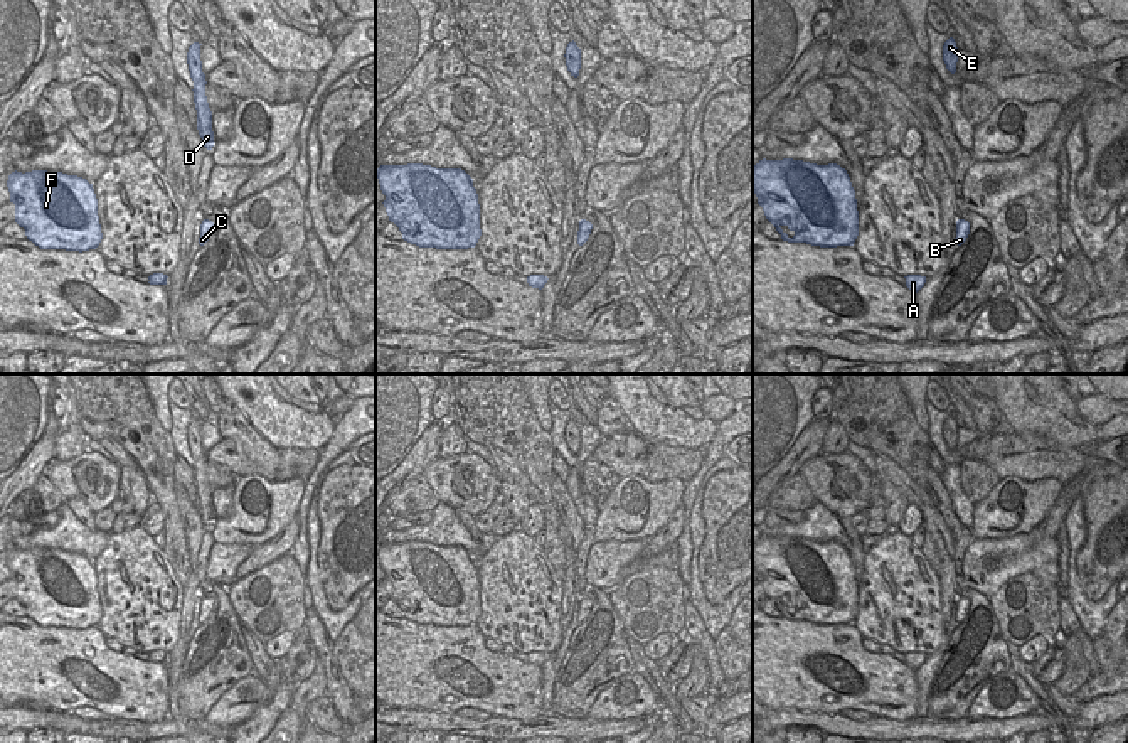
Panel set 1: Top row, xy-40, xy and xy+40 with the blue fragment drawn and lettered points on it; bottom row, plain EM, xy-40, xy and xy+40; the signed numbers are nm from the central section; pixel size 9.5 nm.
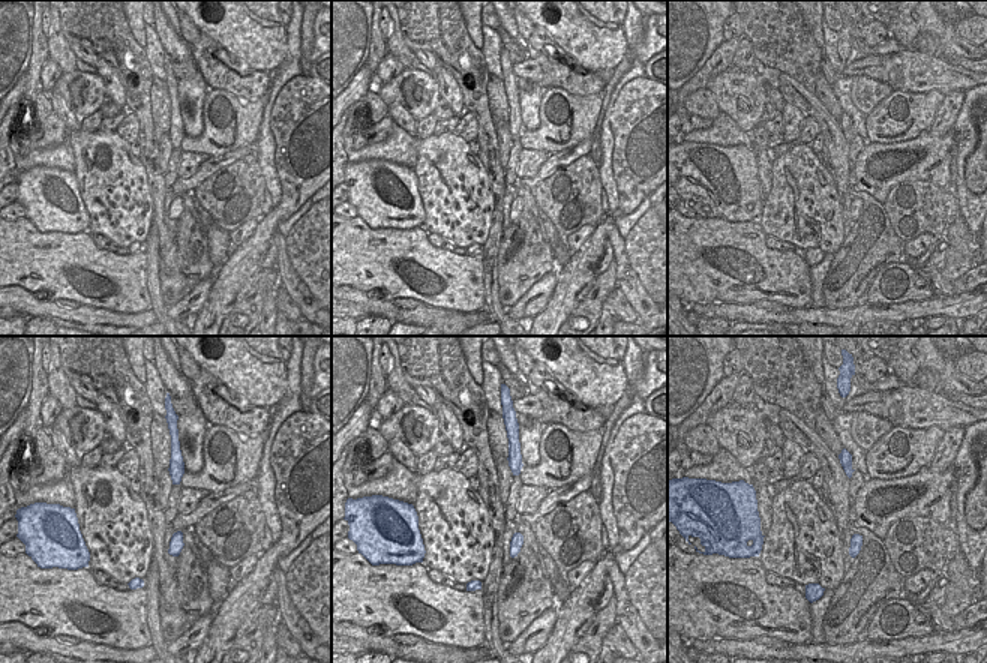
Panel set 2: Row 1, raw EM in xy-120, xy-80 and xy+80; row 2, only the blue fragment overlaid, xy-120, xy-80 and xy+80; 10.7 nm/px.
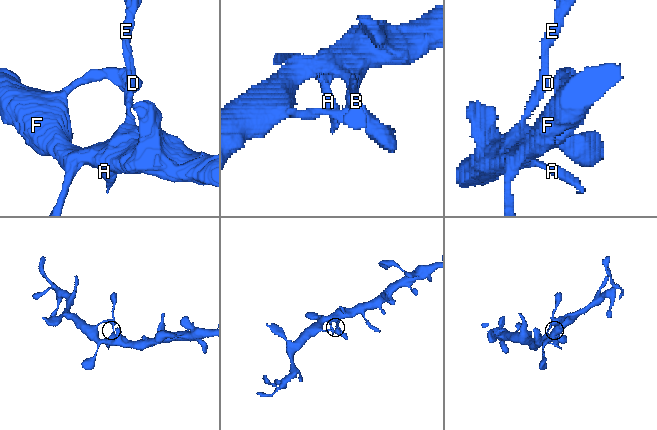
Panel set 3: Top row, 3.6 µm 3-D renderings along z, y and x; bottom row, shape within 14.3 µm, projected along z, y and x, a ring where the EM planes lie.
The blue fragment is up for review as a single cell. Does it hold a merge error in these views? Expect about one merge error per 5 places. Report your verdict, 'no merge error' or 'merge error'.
no merge error

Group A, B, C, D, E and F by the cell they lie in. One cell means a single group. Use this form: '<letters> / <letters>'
A B C D E F

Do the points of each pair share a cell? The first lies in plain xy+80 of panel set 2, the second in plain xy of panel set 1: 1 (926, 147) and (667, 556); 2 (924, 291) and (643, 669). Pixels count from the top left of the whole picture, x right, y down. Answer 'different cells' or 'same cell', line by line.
1: same cell
2: different cells

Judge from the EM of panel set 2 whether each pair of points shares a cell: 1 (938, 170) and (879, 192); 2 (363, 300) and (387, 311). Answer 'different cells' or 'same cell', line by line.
1: same cell
2: same cell

